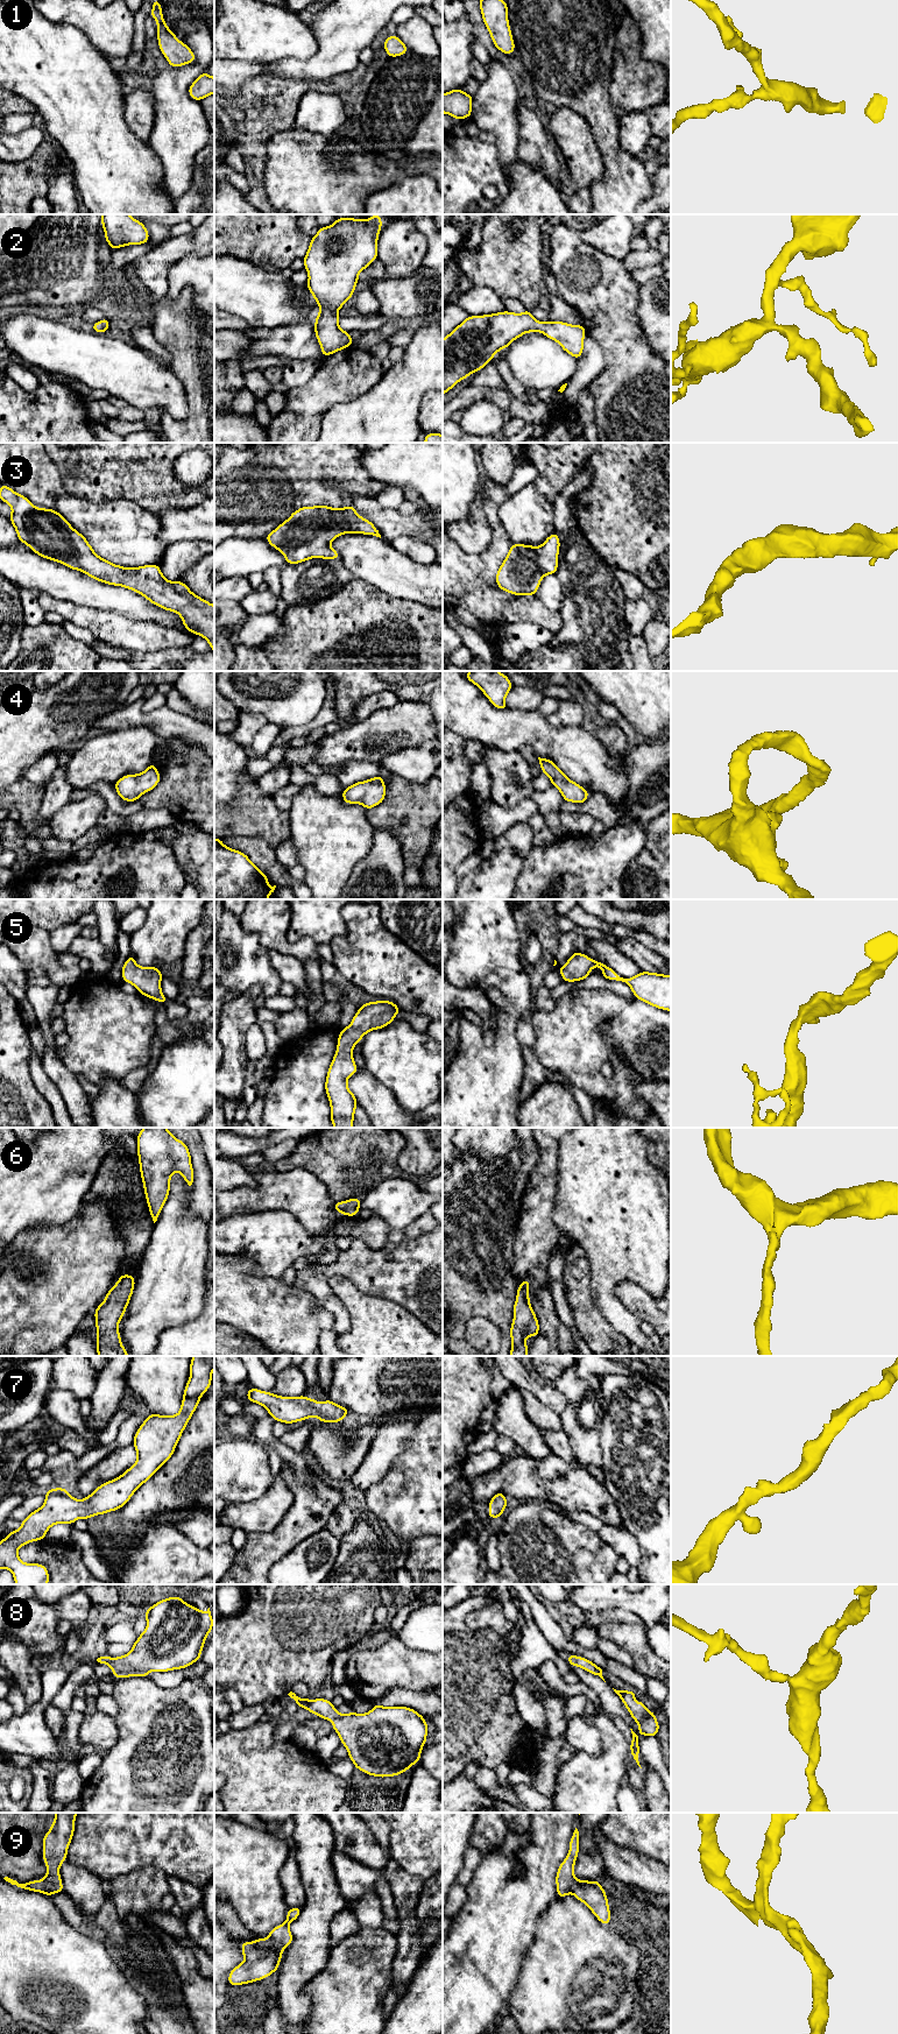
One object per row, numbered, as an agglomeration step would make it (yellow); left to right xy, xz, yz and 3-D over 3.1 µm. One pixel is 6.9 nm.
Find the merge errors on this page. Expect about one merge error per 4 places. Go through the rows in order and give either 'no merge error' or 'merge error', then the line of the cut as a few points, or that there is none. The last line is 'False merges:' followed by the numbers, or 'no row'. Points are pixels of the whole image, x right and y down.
1: no merge error; cut none
2: no merge error; cut none
3: no merge error; cut none
4: no merge error; cut none
5: no merge error; cut none
6: no merge error; cut none
7: no merge error; cut none
8: no merge error; cut none
9: merge error; cut xz (267, 1937), (282, 1949)
False merges: 9

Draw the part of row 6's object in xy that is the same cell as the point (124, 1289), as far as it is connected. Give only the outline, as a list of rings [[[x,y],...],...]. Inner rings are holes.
[[[121,1274],[94,1311],[98,1356],[129,1356],[121,1344],[118,1326],[128,1307],[135,1286],[132,1274]]]

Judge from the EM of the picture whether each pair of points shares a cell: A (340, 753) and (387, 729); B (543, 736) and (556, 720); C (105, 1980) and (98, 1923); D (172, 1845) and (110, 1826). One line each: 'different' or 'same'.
A: same
B: different
C: different
D: same

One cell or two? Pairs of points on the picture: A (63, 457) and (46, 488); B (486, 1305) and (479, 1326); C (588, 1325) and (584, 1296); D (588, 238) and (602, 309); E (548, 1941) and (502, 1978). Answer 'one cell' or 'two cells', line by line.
A: two cells
B: two cells
C: one cell
D: two cells
E: two cells

